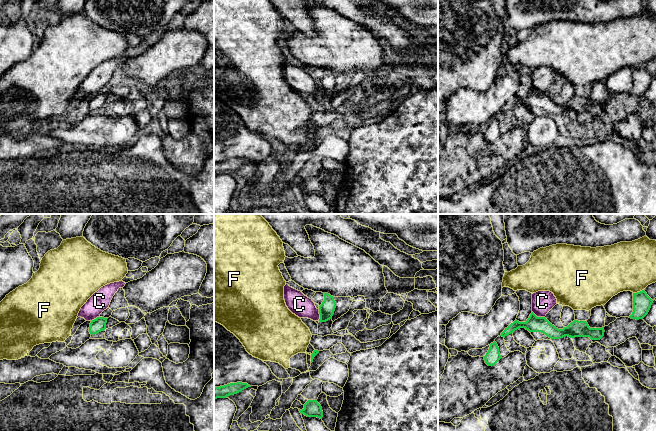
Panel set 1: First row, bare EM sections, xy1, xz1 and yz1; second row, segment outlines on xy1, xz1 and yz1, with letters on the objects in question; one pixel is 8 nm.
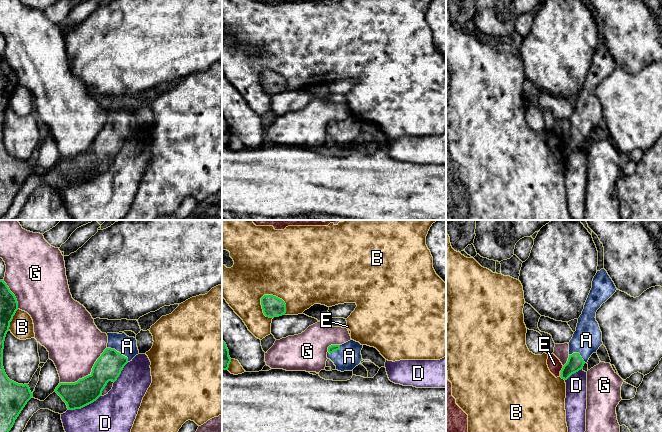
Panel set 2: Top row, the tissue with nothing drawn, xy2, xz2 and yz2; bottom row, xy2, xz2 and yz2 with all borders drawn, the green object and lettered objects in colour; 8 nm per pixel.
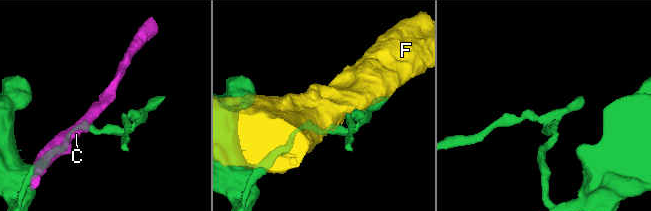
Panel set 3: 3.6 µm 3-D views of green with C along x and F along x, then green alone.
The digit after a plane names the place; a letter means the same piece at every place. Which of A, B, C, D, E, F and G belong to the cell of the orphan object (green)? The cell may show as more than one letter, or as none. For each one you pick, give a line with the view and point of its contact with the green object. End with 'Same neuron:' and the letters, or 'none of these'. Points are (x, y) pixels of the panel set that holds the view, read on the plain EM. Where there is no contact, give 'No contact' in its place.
A: Touches green at xy2 (118, 128)
Same neuron: A

